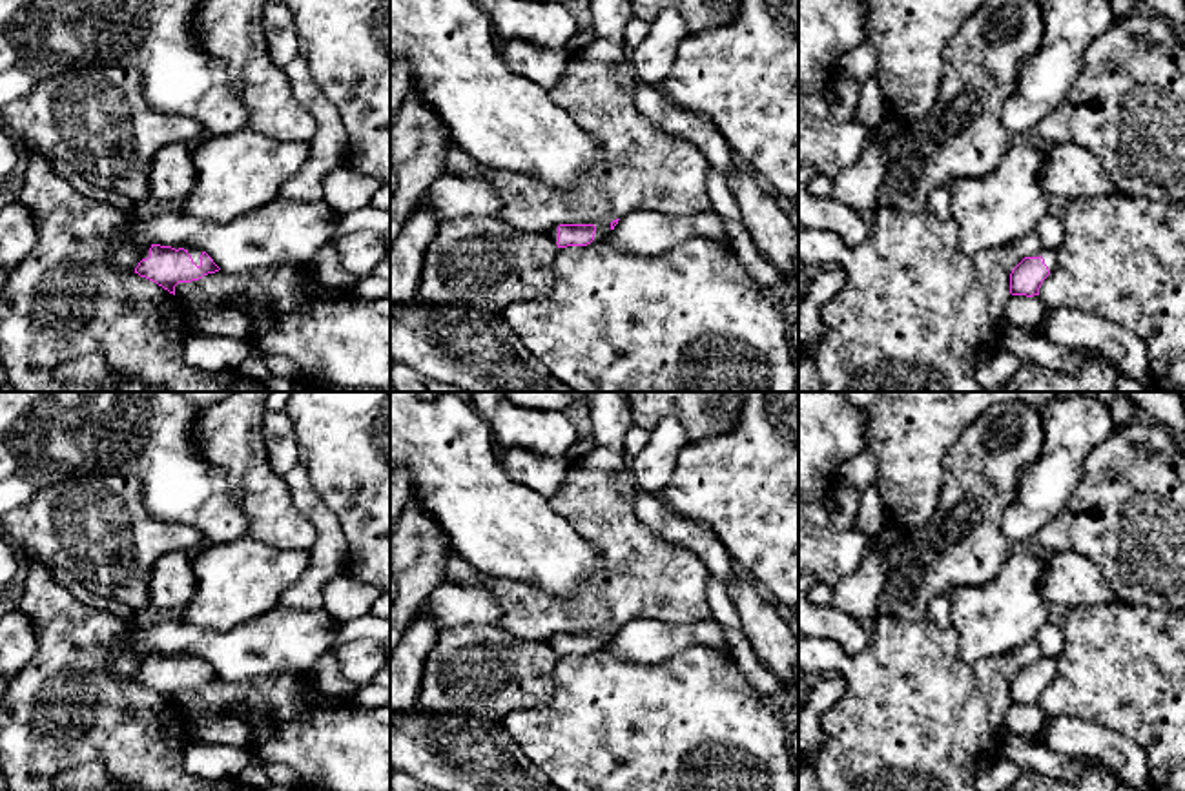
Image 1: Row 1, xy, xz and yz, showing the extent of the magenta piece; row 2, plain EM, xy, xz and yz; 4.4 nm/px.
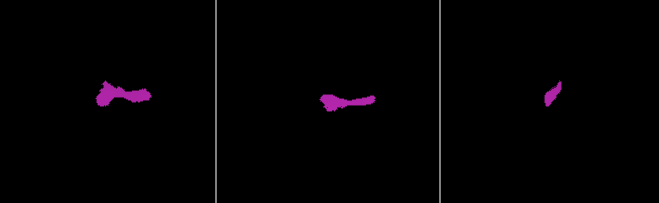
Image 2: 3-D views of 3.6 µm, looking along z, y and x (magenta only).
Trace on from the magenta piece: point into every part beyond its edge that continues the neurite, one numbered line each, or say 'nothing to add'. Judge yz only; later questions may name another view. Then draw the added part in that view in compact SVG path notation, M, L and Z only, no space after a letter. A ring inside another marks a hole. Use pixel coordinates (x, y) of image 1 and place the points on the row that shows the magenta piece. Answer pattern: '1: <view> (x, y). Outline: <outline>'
1: yz (1049, 256). Outline: M1041 248L1036 255L1032 257L1043 257L1045 259L1045 264L1048 266L1050 273L1054 272L1056 268L1056 261L1057 261L1057 252L1054 250L1048 250L1048 248Z

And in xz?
1: xz (604, 228). Outline: M600 222L600 224L594 224L594 226L596 226L596 233L594 233L592 242L603 242L605 237L611 233L611 222Z

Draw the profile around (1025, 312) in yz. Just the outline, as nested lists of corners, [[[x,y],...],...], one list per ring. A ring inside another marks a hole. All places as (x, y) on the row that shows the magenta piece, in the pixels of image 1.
[[[1010,295],[1006,303],[1006,324],[1026,330],[1041,328],[1046,312],[1039,295]]]

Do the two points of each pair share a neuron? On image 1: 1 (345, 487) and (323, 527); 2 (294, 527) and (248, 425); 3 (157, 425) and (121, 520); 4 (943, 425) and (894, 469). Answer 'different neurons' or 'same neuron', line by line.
1: different neurons
2: same neuron
3: different neurons
4: same neuron

